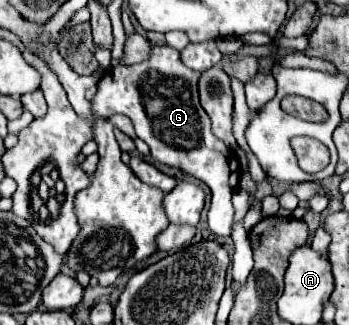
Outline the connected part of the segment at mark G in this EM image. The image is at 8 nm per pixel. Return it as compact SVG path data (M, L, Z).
M153 45L147 61L129 67L115 65L101 77L91 111L105 119L115 113L127 115L135 125L137 137L149 145L155 161L203 181L211 189L209 229L215 235L229 237L235 213L231 195L237 189L241 169L235 153L213 135L211 121L199 105L199 77L197 71L183 65L177 49L169 45Z

